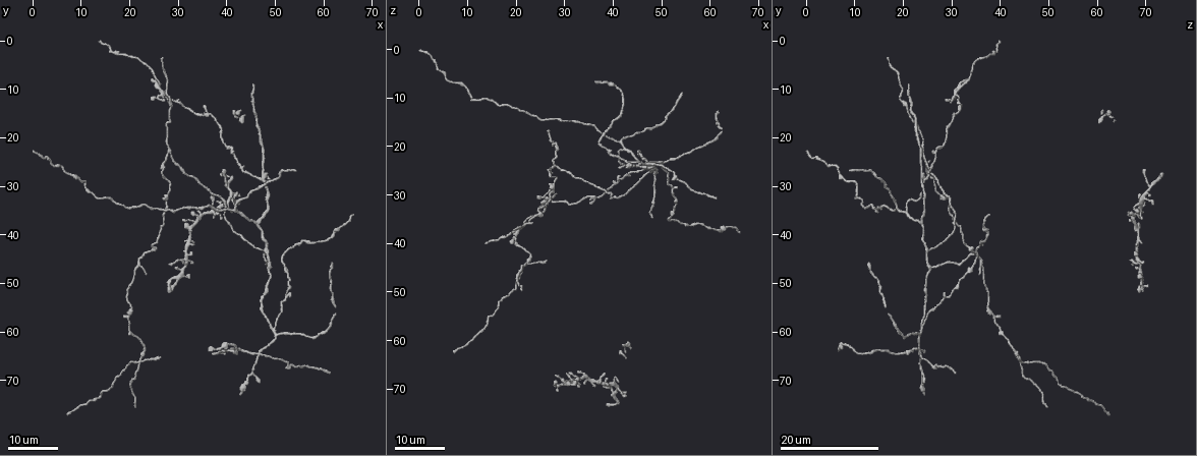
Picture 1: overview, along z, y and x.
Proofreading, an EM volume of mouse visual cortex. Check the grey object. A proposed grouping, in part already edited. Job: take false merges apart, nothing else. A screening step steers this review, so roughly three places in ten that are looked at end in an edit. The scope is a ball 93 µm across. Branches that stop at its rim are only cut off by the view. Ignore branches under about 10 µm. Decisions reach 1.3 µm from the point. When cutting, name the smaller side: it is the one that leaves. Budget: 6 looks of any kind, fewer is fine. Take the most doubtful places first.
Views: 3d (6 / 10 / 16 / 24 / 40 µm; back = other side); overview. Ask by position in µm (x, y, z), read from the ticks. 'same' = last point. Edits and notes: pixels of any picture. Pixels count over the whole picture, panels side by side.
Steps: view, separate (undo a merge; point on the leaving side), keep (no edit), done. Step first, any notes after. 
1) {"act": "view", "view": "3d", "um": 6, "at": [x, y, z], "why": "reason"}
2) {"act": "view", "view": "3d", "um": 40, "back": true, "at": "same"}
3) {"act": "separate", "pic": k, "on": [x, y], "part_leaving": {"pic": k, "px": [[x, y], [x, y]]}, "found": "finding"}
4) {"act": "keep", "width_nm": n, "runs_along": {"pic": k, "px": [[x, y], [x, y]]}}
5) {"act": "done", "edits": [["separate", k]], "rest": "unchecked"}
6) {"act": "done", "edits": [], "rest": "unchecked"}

{"act": "view", "view": "3d", "um": 16, "at": [50.5, 60.5, 23.0], "why": "arms part here"}

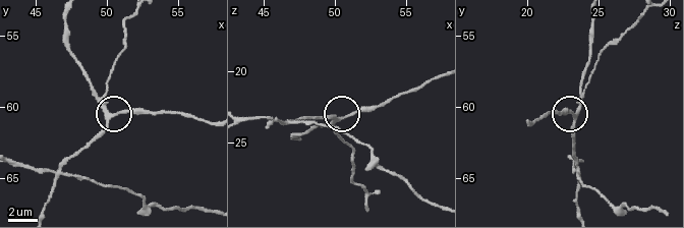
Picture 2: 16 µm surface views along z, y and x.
{"act": "view", "view": "3d", "um": 10, "at": [50.4, 60.6, 23.2]}

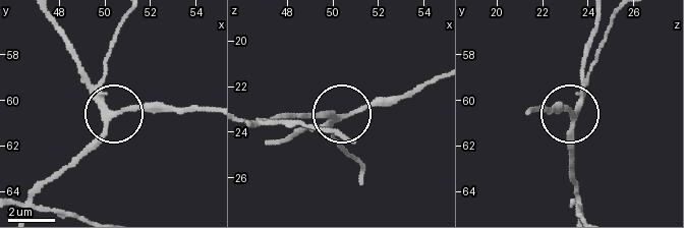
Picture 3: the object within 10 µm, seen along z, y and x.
{"act": "view", "view": "3d", "um": 10, "back": true, "at": [50.3, 60.6, 23.3]}

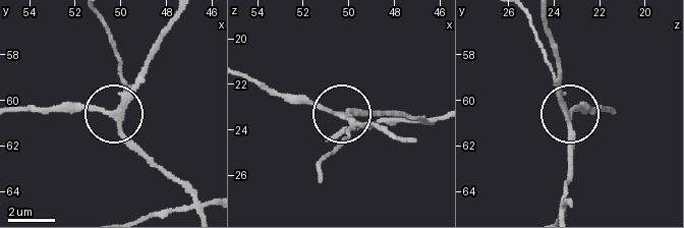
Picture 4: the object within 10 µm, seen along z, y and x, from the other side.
{"act": "keep", "width_nm": 200, "runs_along": {"pic": 4, "px": [[412, 143], [378, 125], [360, 125], [303, 102], [271, 96]]}, "found": "continuous, no second neuron"}

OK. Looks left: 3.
{"act": "view", "view": "3d", "um": 16, "at": [48.0, 43.5, 24.5], "why": "two arms in line, one across"}

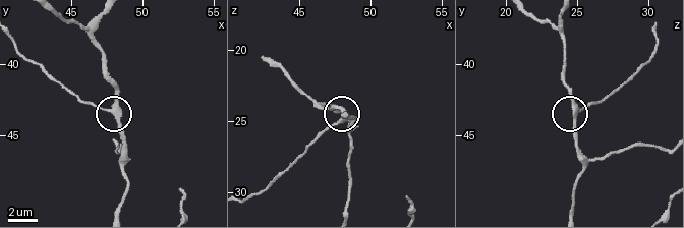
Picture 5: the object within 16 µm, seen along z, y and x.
{"act": "view", "view": "3d", "um": 10, "at": [48.2, 43.0, 24.6], "why": "zoom in"}

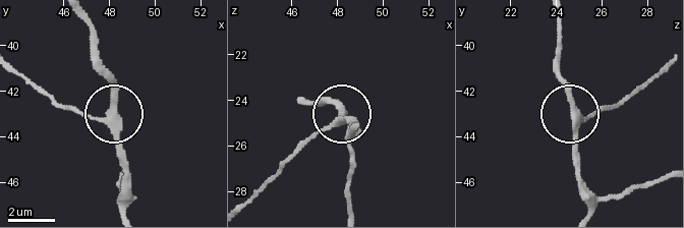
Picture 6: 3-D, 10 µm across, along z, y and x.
{"act": "keep", "arms": 3, "runs_along": {"pic": 6, "px": [[246, 201], [334, 119], [351, 119]]}, "found": "continuous, no second neuron"}

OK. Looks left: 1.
{"act": "done", "edits": [], "rest": "unchecked"}

